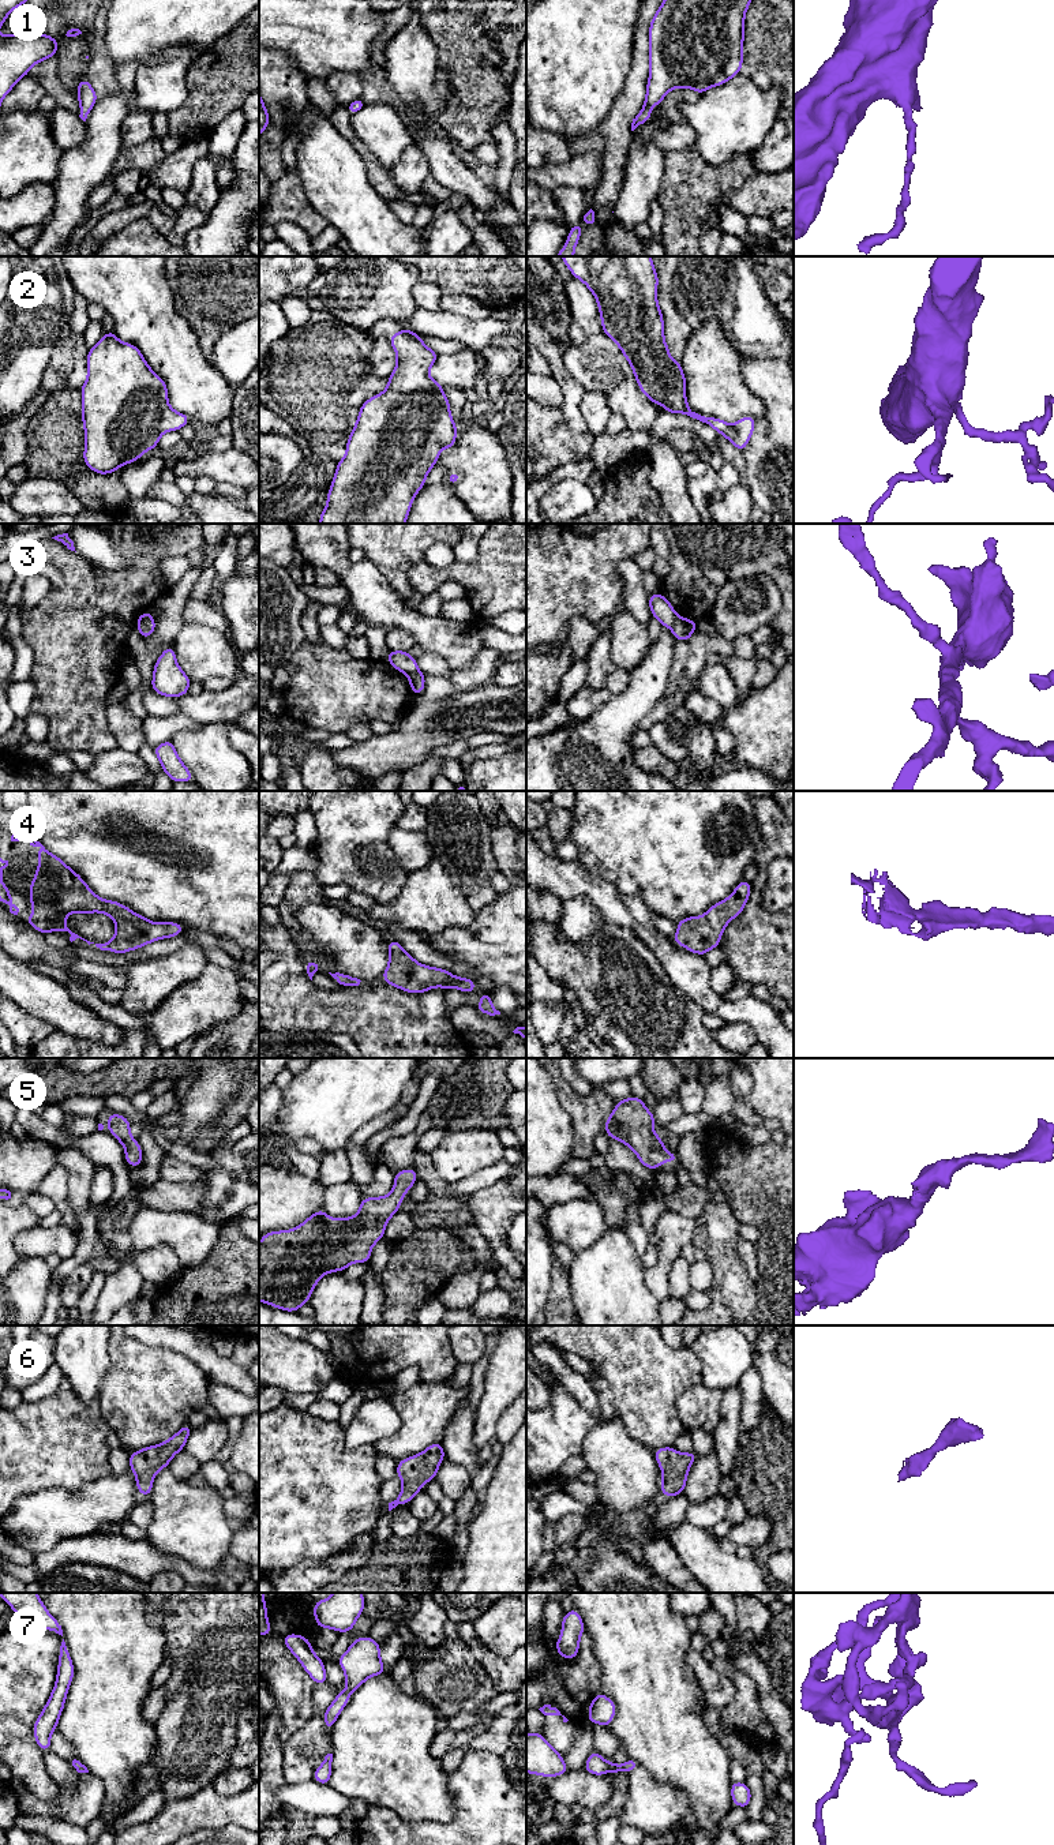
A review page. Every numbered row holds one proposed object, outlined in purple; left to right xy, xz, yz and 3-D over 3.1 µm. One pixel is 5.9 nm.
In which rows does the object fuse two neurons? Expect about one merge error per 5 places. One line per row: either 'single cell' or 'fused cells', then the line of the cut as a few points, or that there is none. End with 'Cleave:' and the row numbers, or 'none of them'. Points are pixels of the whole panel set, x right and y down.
1: single cell; no cut
2: single cell; no cut
3: fused cells; cut in xz along (417, 670), (407, 674)
4: single cell; no cut
5: single cell; no cut
6: single cell; no cut
7: single cell; no cut
Cleave: 3

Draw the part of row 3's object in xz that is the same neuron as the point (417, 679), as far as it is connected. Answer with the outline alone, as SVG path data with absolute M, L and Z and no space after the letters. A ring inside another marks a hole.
M420 671L406 674L410 682L410 689L415 695L420 695L424 690L425 675Z

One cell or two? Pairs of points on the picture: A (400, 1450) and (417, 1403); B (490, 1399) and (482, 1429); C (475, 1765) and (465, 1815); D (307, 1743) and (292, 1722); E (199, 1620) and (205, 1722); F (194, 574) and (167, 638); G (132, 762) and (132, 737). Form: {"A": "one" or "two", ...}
{"A": "one", "B": "one", "C": "one", "D": "two", "E": "one", "F": "one", "G": "two"}

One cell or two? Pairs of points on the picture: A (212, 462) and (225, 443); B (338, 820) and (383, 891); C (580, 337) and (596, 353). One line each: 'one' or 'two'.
A: two
B: one
C: two

